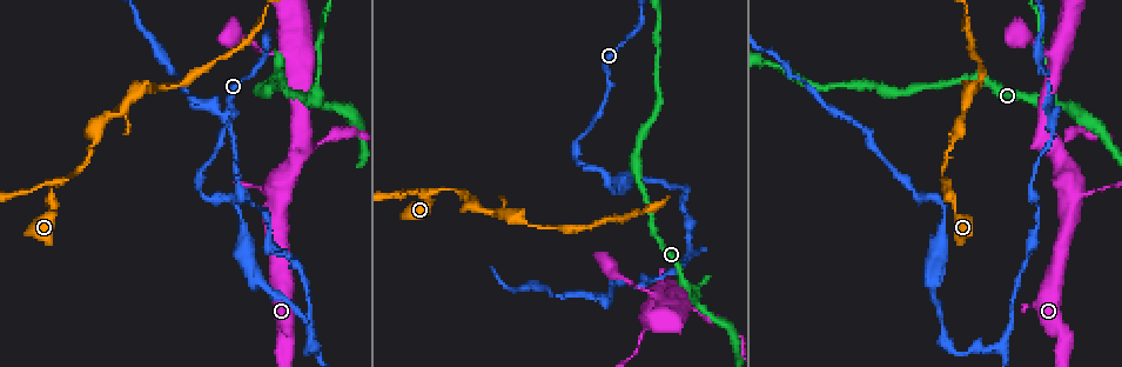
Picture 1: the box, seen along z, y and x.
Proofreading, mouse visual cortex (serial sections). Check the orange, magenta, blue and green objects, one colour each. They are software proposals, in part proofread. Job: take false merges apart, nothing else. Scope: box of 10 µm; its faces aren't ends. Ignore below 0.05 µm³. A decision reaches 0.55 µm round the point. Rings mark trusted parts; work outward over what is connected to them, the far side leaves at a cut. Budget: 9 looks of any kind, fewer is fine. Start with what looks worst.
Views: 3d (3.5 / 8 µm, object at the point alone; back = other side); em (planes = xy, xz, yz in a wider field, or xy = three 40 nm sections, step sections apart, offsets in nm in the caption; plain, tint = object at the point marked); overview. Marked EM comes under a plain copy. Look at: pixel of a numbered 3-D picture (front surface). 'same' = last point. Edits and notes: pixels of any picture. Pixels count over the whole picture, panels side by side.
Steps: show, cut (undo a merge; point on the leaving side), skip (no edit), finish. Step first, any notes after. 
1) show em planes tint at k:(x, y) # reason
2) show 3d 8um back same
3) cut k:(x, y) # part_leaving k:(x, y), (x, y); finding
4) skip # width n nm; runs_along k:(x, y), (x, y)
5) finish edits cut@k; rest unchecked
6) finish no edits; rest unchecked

show 3d 3.5um at 1:(949, 186) # a fork

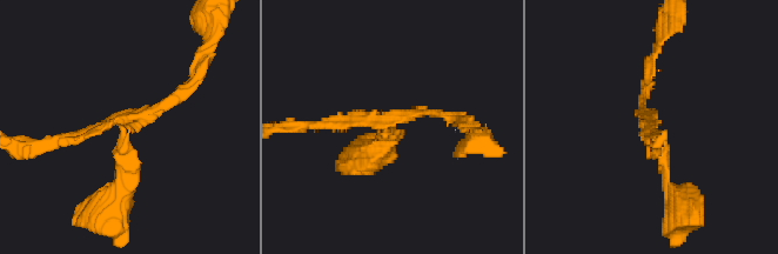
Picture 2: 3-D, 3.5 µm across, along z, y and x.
show em xy step 3 tint at 2:(386, 126) # arms 3; arm_widths 150, 150, 200 nm; now the EM

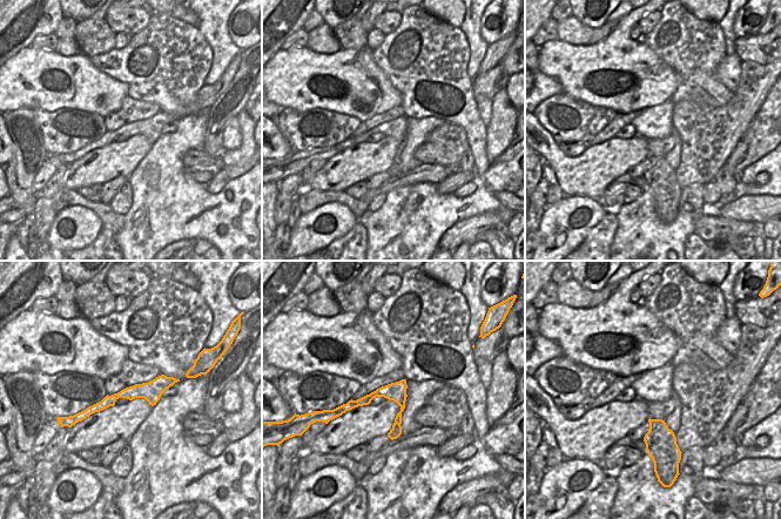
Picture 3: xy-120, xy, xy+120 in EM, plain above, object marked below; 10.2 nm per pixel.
skip # runs_along 3:(172, 381), (118, 395), (86, 413); one cell here

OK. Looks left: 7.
show 3d 3.5um at 1:(688, 241) # abrupt turn

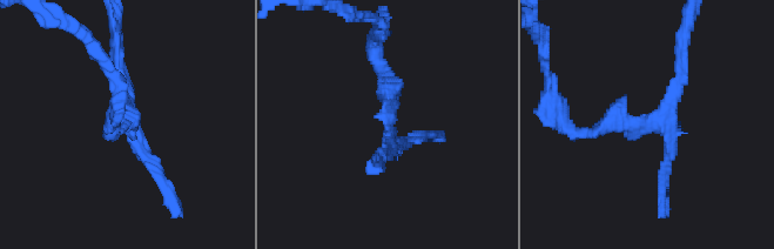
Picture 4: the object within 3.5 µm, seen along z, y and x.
show em planes tint at 4:(652, 119) # now the EM

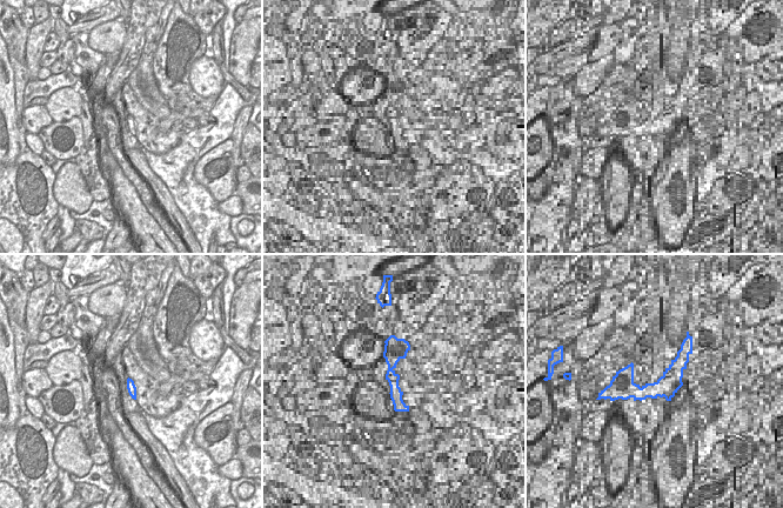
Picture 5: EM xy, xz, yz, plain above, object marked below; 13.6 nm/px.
skip # width 130 nm; runs_along 4:(584, 132), (653, 121), (682, 48); all the same cell

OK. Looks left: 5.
show 3d 3.5um at 1:(690, 293) # a fork

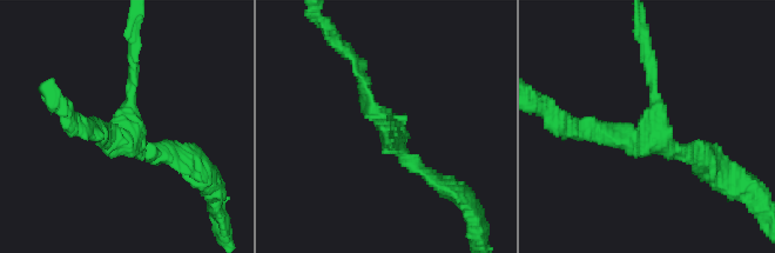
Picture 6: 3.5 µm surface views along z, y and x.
show em xy step 2 tint at 6:(387, 134) # arms 3; arm_widths 150, 200, 200 nm

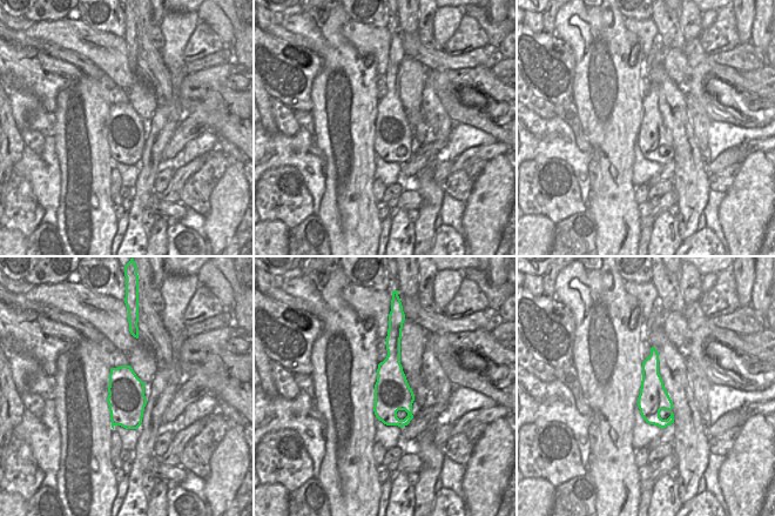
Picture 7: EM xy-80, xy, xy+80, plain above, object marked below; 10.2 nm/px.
skip # runs_along 6:(362, 71), (391, 144), (442, 186); all the same cell

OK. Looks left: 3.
show 3d 3.5um at 1:(119, 114) # thin neck

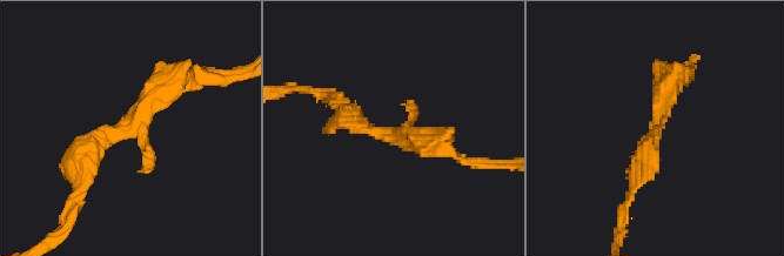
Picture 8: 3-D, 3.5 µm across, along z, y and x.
show em xy step 3 tint at 8:(397, 131)

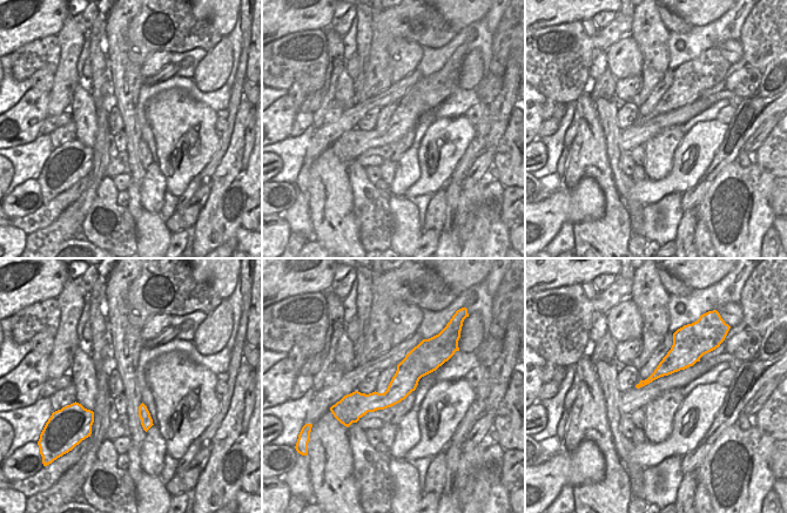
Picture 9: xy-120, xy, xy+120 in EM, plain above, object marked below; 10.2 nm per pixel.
skip # runs_along 9:(436, 363), (384, 400), (344, 402); all the same cell

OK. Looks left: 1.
finish no edits; rest unchecked

